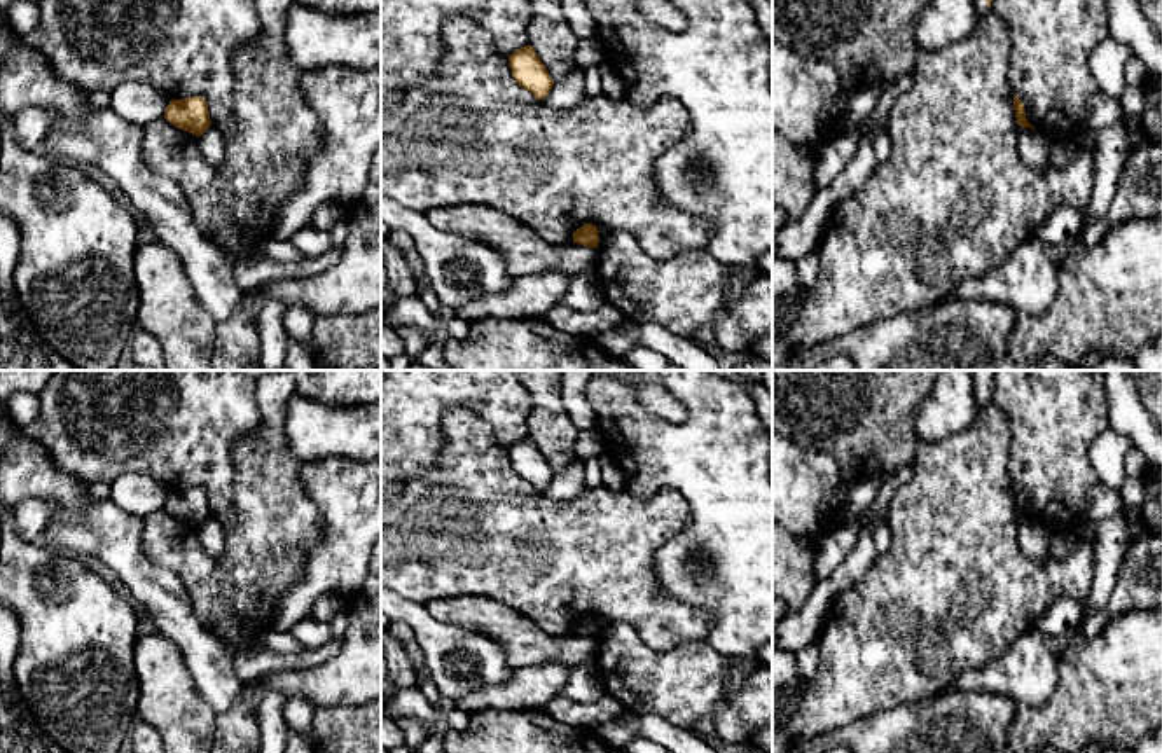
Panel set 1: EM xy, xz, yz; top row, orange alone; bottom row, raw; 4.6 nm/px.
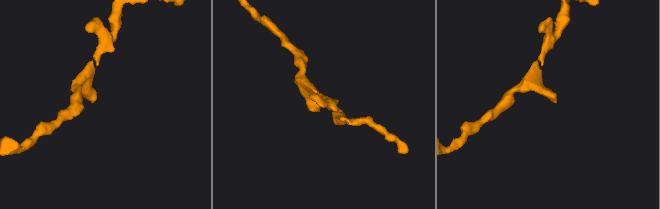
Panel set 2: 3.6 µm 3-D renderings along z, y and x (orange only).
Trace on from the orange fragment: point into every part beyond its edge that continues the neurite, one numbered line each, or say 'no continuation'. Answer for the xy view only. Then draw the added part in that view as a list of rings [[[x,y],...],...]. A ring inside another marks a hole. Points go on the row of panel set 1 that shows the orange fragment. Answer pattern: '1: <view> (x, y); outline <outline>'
no continuation

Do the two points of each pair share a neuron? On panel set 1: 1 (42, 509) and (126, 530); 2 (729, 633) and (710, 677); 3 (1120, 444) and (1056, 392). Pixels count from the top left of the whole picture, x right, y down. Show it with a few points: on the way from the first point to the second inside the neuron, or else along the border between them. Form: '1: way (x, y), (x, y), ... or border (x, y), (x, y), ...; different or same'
1: border (27, 497), (49, 498), (60, 509), (41, 540); different
2: border (705, 640), (727, 657); different
3: border (1108, 427), (1089, 449), (1089, 463), (1094, 470); different

